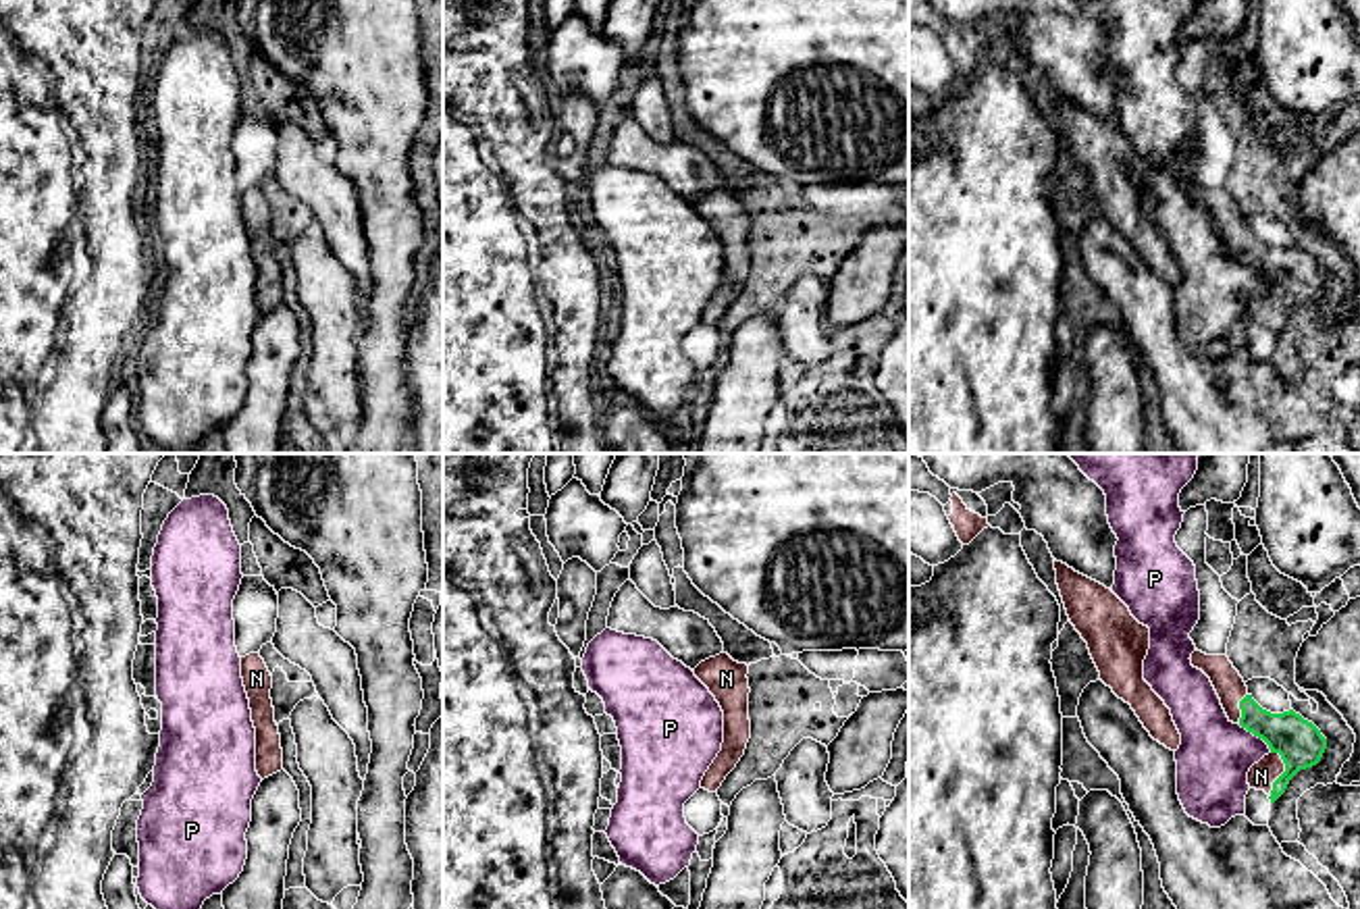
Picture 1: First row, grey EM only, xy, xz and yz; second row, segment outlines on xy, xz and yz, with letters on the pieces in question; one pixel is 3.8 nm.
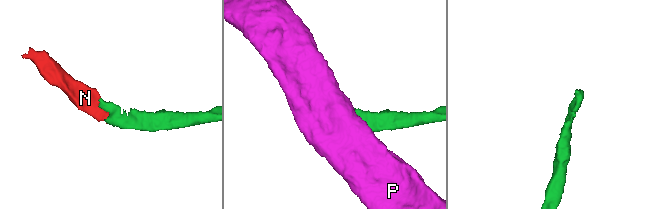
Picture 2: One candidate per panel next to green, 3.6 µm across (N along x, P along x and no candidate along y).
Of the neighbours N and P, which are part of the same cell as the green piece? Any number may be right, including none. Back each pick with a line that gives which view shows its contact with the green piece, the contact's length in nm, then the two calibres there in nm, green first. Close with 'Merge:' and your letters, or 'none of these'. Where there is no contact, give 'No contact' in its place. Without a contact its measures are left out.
N: Touches green in yz. Shared border 190 nm. Thickness 180 nm (green) against 110 nm
Merge: N

